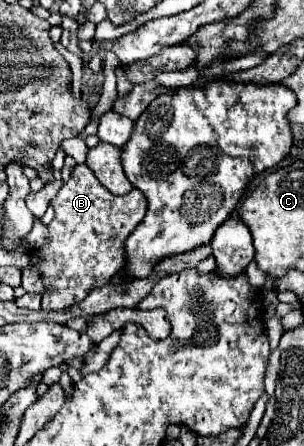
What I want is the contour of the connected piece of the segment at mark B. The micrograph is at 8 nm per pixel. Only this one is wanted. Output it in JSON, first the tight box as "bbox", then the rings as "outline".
{"bbox":[30,164,146,310],"outline":[[[82,164],[72,170],[70,180],[50,204],[56,214],[48,224],[48,242],[30,252],[30,264],[38,268],[46,288],[42,308],[62,310],[82,302],[94,288],[102,288],[116,276],[124,264],[124,240],[146,214],[146,198],[136,188],[124,196],[108,192]]]}

